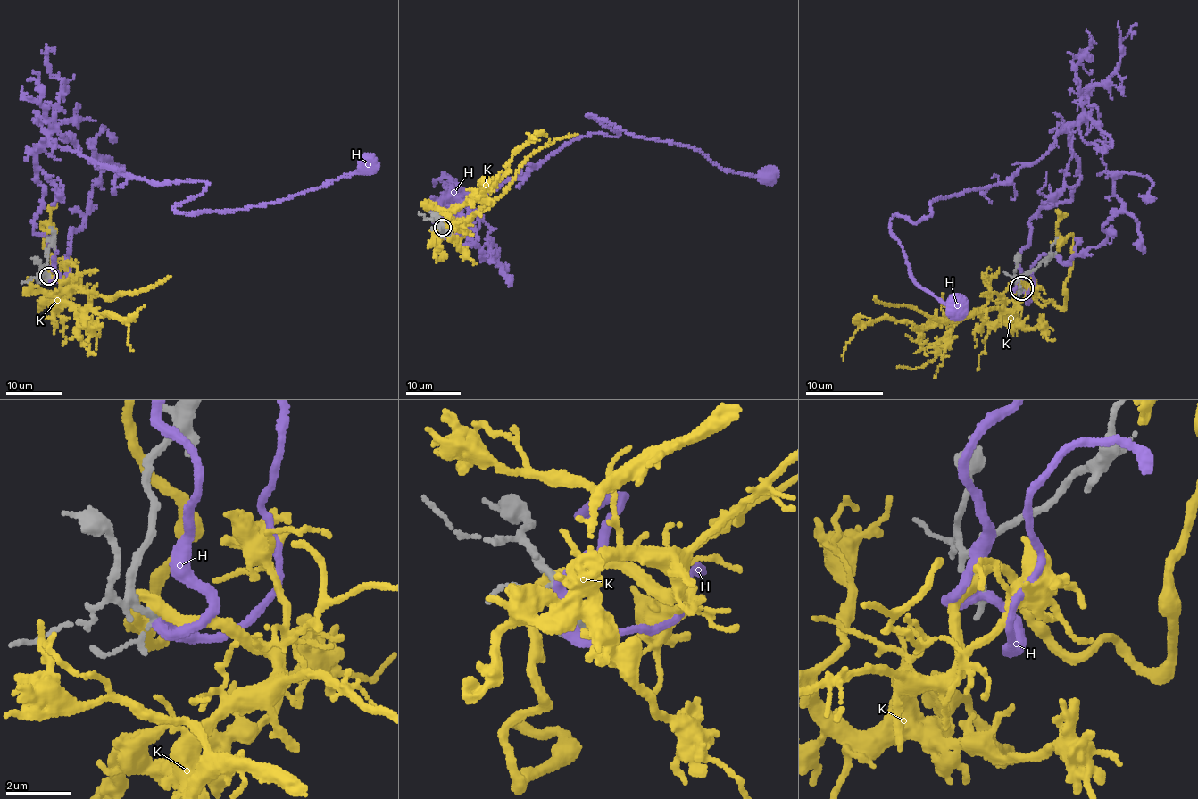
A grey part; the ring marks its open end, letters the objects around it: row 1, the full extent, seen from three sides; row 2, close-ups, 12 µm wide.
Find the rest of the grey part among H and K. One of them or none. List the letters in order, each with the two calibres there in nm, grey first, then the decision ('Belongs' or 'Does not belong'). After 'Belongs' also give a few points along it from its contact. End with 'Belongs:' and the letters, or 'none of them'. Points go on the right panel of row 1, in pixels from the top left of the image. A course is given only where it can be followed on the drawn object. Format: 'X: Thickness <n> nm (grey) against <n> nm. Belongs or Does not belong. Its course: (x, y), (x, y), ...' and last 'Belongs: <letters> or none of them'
H: Thickness 180 nm (grey) against 280 nm. Does not belong
K: Thickness 160 nm (grey) against 320 nm. Does not belong
Belongs: none of them

